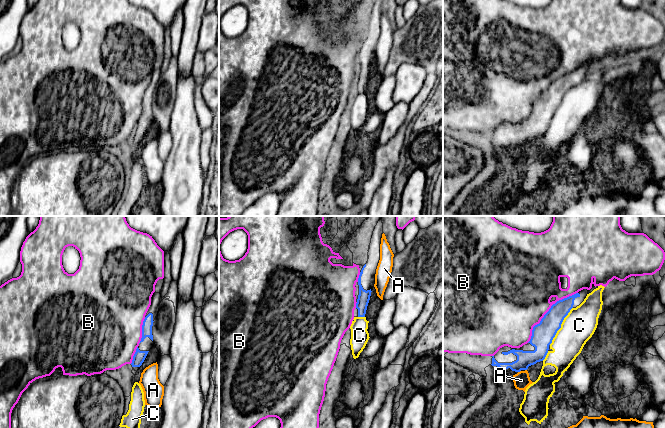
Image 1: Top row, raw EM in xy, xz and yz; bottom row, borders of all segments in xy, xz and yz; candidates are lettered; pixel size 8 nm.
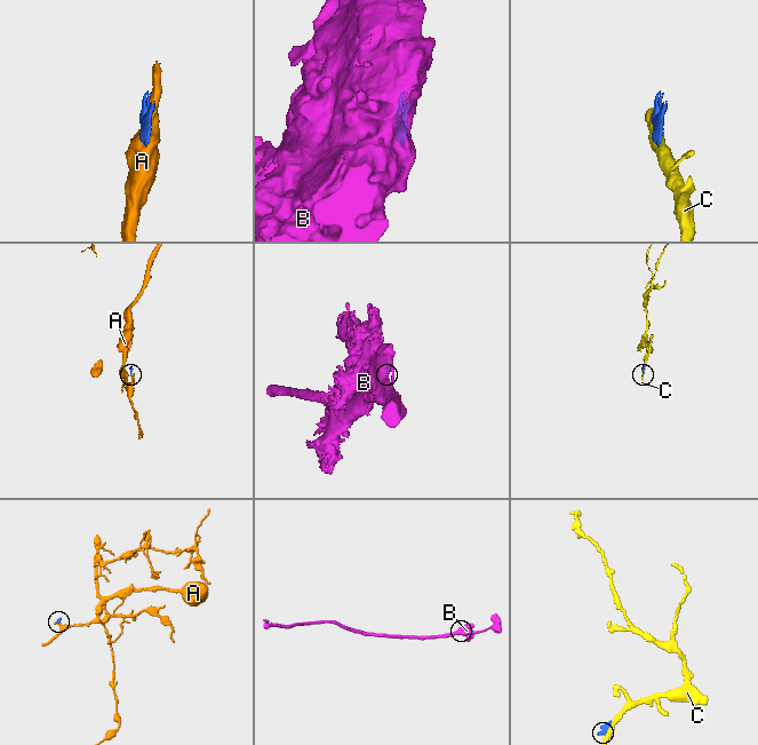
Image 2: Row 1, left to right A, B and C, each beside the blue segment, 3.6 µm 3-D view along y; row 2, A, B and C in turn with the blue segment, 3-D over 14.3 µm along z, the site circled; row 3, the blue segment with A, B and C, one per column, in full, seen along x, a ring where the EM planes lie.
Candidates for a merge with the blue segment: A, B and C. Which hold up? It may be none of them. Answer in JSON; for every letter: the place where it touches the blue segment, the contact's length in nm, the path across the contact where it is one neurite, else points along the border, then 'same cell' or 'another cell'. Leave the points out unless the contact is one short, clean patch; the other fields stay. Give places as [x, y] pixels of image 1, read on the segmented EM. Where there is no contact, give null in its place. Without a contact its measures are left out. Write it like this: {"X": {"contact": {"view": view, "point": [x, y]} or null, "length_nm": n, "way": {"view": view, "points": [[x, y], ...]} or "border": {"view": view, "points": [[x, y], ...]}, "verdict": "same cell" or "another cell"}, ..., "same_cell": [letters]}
{"A": {"contact": {"view": "yz", "point": [519, 371]}, "length_nm": 30, "border": {"view": "yz", "points": [[520, 370], [518, 372]]}, "verdict": "another cell"}, "B": {"contact": {"view": "yz", "point": [547, 312]}, "length_nm": 550, "verdict": "another cell"}, "C": {"contact": {"view": "yz", "point": [560, 326]}, "length_nm": 360, "verdict": "another cell"}, "same_cell": []}

